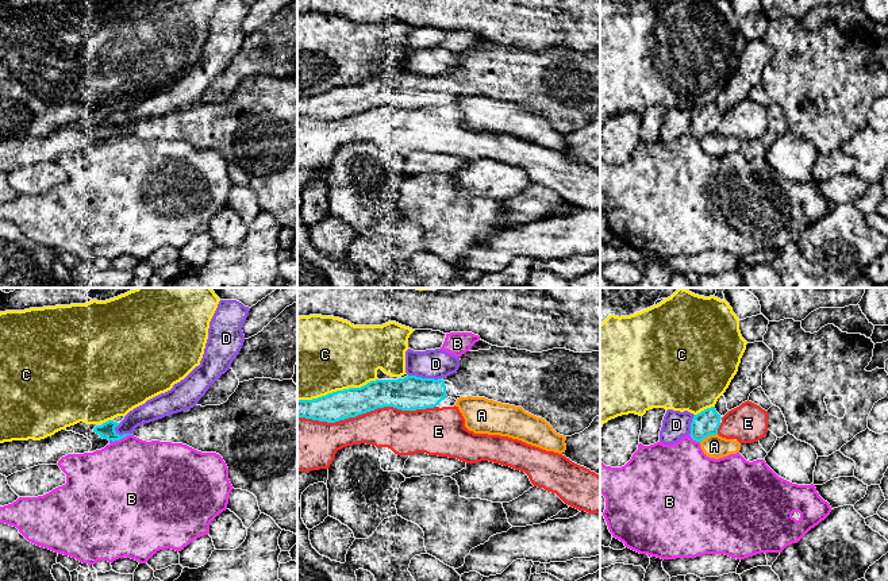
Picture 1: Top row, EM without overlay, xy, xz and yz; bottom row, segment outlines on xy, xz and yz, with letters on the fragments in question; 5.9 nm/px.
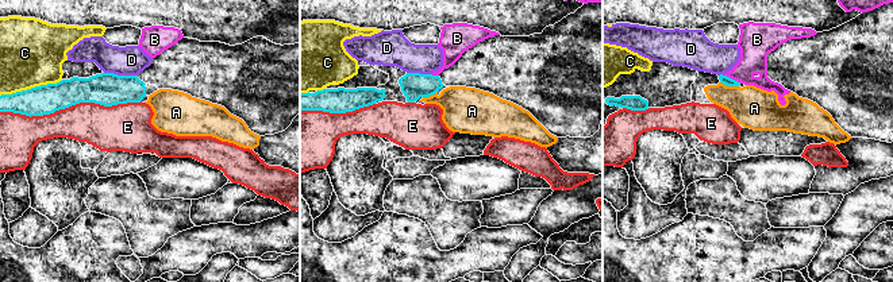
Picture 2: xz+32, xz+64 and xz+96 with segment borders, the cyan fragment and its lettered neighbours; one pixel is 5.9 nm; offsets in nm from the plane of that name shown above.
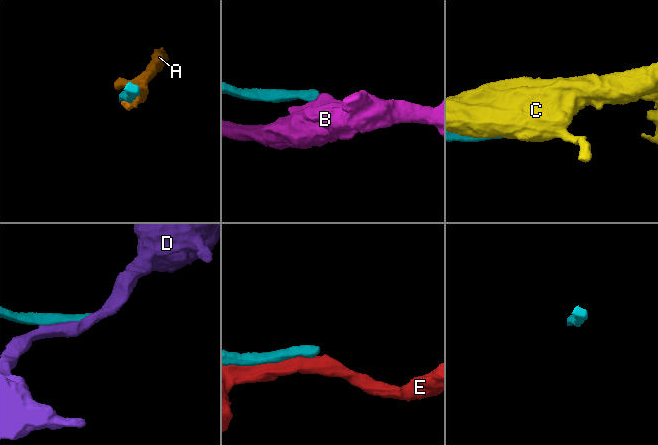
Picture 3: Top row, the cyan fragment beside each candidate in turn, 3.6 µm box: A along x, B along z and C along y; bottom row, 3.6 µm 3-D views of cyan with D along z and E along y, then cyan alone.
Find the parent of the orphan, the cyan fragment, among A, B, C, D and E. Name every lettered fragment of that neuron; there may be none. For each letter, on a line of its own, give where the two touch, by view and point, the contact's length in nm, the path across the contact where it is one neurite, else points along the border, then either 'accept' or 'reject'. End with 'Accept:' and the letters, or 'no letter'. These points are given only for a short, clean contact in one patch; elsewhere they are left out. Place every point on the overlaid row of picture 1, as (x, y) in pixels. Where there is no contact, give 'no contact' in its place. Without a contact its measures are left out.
A: yz (707, 435) | 130 nm | reject
B: xy (122, 438) | 140 nm | along xy (133, 434), (112, 442) | reject
C: xz (337, 391) | 500 nm | reject
D: xz (425, 379) | 200 nm | reject
E: xz (366, 411) | 850 nm | reject
Accept: no letter

